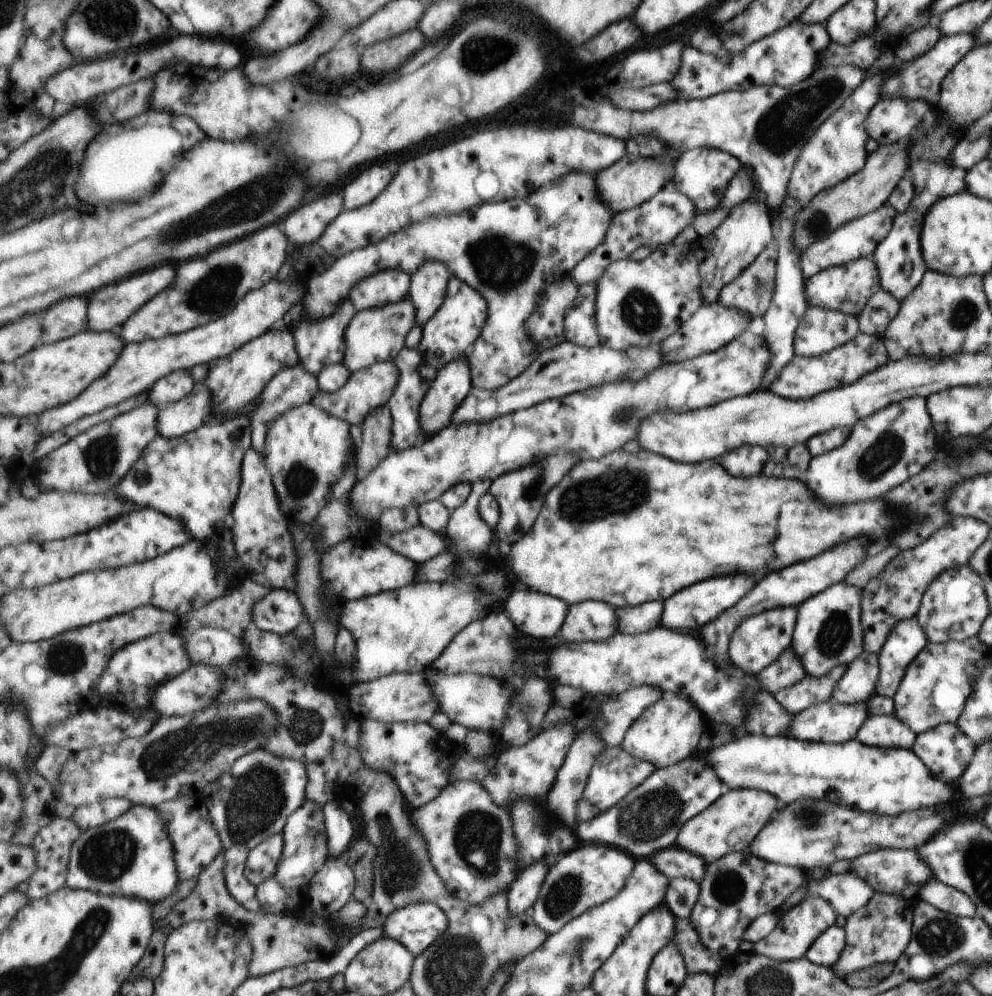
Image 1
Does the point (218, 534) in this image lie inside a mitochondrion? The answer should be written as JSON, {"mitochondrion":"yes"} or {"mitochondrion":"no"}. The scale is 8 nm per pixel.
{"mitochondrion":"no"}

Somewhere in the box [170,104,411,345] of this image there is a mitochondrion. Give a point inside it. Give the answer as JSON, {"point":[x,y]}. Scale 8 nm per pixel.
{"point":[215,295]}

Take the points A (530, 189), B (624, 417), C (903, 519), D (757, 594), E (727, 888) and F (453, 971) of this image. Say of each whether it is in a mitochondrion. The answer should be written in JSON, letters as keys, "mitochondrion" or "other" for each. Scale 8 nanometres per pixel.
{"A":"other","B":"mitochondrion","C":"other","D":"other","E":"mitochondrion","F":"mitochondrion"}

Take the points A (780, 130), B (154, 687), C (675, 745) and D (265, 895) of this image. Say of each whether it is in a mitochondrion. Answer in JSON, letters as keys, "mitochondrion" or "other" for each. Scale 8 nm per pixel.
{"A":"mitochondrion","B":"other","C":"other","D":"other"}

